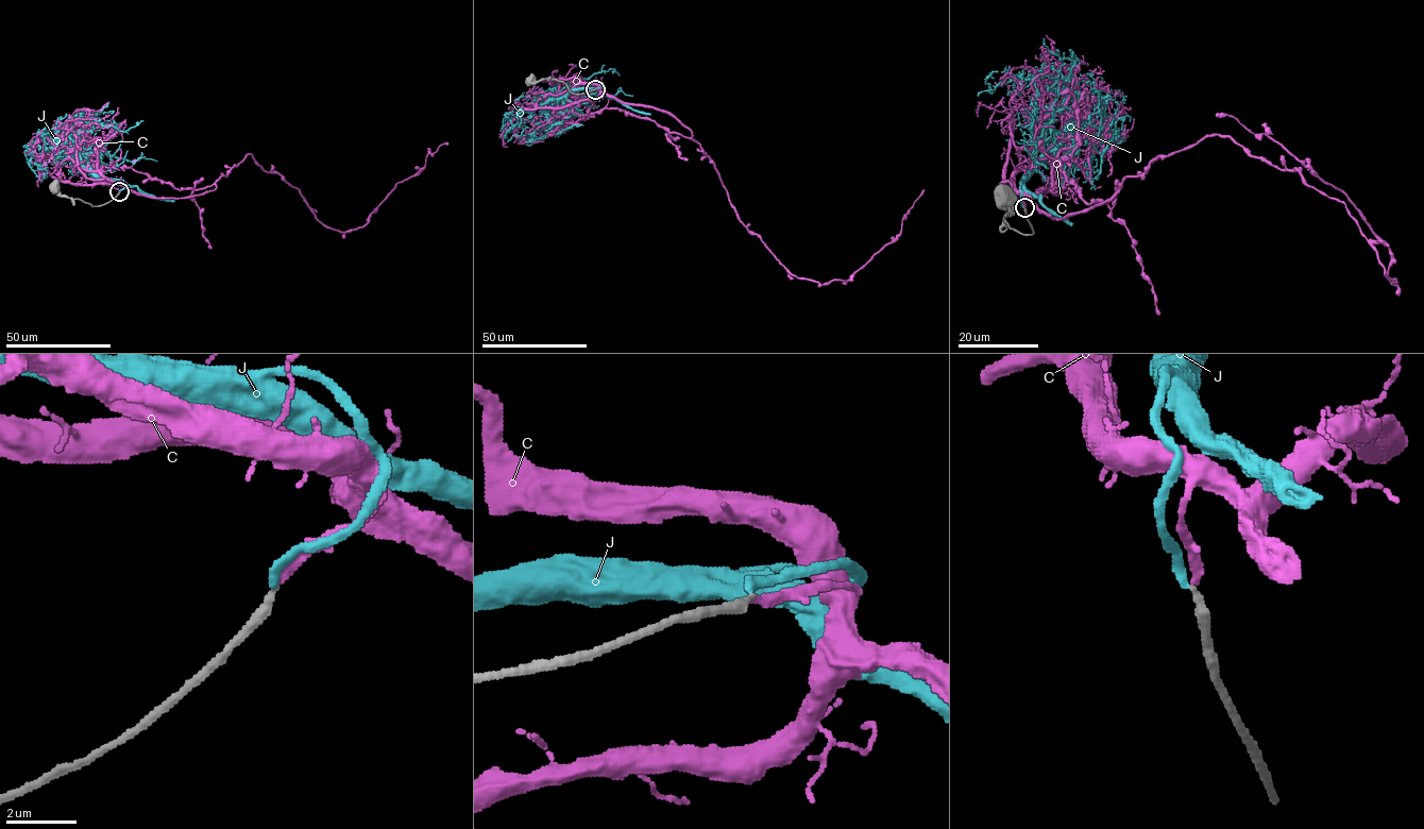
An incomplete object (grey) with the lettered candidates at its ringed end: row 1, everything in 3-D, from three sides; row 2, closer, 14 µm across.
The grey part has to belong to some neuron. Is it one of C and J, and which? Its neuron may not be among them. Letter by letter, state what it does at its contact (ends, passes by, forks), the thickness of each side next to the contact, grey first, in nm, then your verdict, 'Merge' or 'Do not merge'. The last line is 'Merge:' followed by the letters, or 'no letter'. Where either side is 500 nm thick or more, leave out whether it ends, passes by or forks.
C: It ends there. Thickness 240 nm (grey) against 280 nm. Merge
J: It ends there. Thickness 240 nm (grey) against 240 nm. Do not merge
Merge: C

